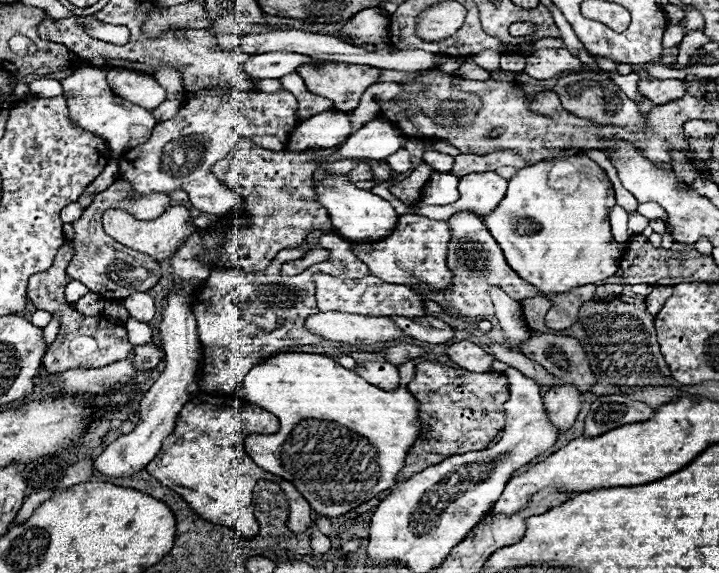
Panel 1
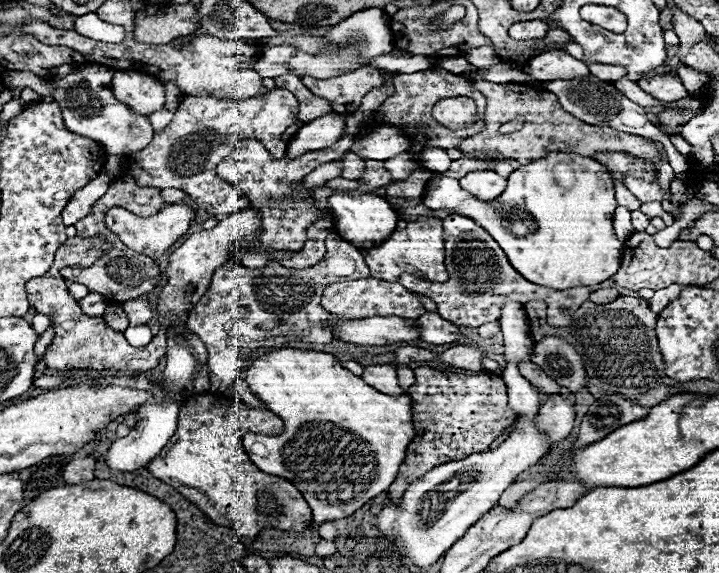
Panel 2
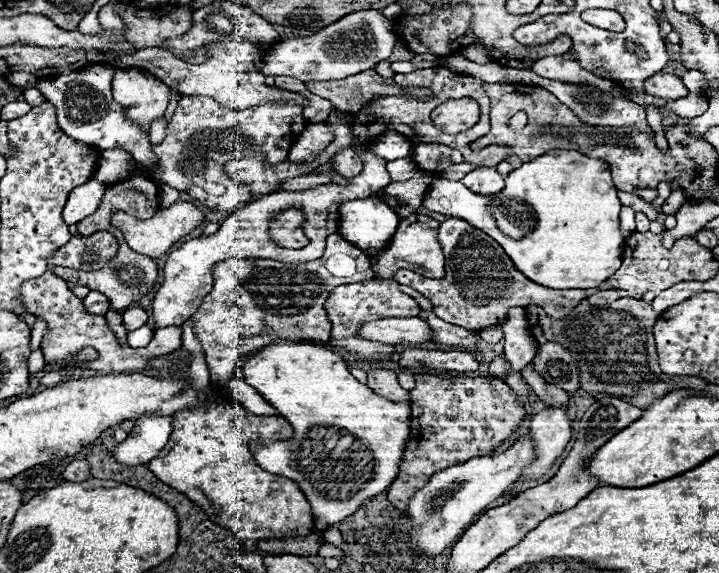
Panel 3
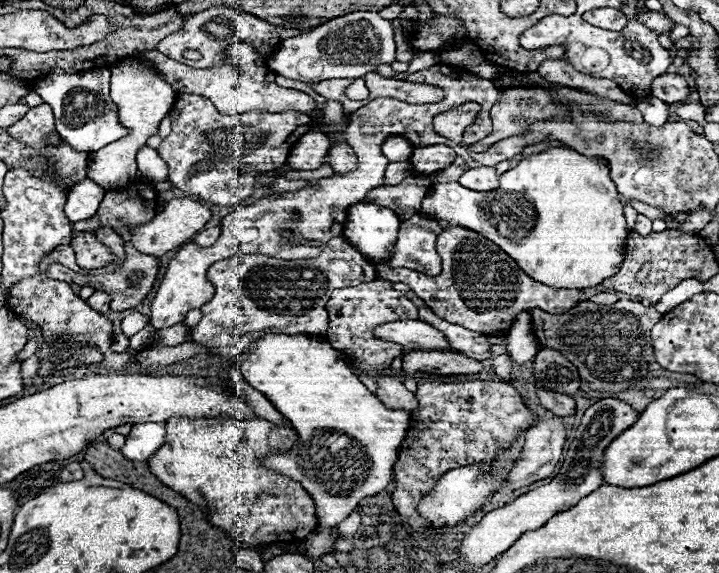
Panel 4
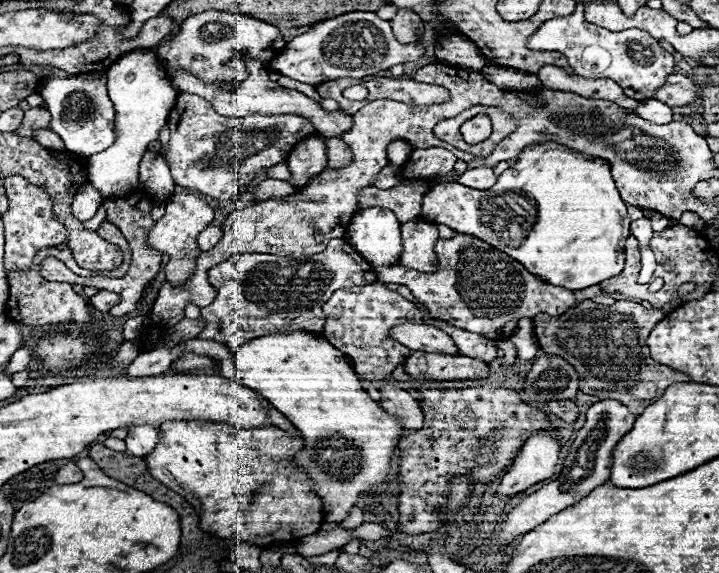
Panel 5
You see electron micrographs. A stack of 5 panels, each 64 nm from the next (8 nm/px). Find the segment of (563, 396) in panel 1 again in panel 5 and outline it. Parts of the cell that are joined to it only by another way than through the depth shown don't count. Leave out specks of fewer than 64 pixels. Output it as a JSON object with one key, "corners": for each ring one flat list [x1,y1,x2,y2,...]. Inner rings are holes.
{"corners":[[540,430,532,434,514,464,504,474,498,494,504,498,510,498,518,492,524,492,536,482,542,482,550,476,554,476,554,466,560,456,560,440,556,438,556,432,552,430]]}

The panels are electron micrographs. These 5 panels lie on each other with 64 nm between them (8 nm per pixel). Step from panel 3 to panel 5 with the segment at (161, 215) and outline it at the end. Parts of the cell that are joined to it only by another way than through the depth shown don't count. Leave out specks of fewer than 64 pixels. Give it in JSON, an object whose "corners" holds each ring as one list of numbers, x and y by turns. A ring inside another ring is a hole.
{"corners":[[172,194,166,202,166,214,160,220,156,220,152,230,148,230,146,246,160,254,170,254,172,273,166,273,166,280,173,286,181,286,192,275,194,258,200,252,196,238,204,228,208,228,212,220,214,220,214,210,202,198,192,194]]}

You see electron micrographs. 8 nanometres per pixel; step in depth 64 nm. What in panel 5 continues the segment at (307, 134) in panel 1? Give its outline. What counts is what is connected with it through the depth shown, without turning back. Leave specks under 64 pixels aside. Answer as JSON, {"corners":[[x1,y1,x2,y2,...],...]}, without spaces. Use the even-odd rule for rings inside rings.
{"corners":[[314,134,312,138,304,138,304,142,298,142,298,146,294,146,286,162,292,172,290,182,302,188,326,168,326,138,318,134]]}

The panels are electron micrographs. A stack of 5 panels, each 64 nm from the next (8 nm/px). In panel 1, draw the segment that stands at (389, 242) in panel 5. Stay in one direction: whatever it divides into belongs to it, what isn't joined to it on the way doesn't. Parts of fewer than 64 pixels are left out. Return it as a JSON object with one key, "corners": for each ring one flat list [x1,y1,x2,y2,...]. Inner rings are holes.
{"corners":[[330,174,324,180,318,180,314,184,316,202,324,206,332,218,332,224,336,230,340,230,340,236,348,242,372,242,376,238,386,238,398,222,398,214,392,208,392,204,368,190,356,188,346,174]]}

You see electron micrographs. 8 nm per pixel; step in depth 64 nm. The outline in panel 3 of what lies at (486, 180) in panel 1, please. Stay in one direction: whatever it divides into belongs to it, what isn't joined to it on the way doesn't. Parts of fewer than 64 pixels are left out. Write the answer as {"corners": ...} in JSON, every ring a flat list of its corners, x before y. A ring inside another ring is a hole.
{"corners":[[476,168,468,172,462,182,476,194,496,194,504,188,504,178,494,168]]}

